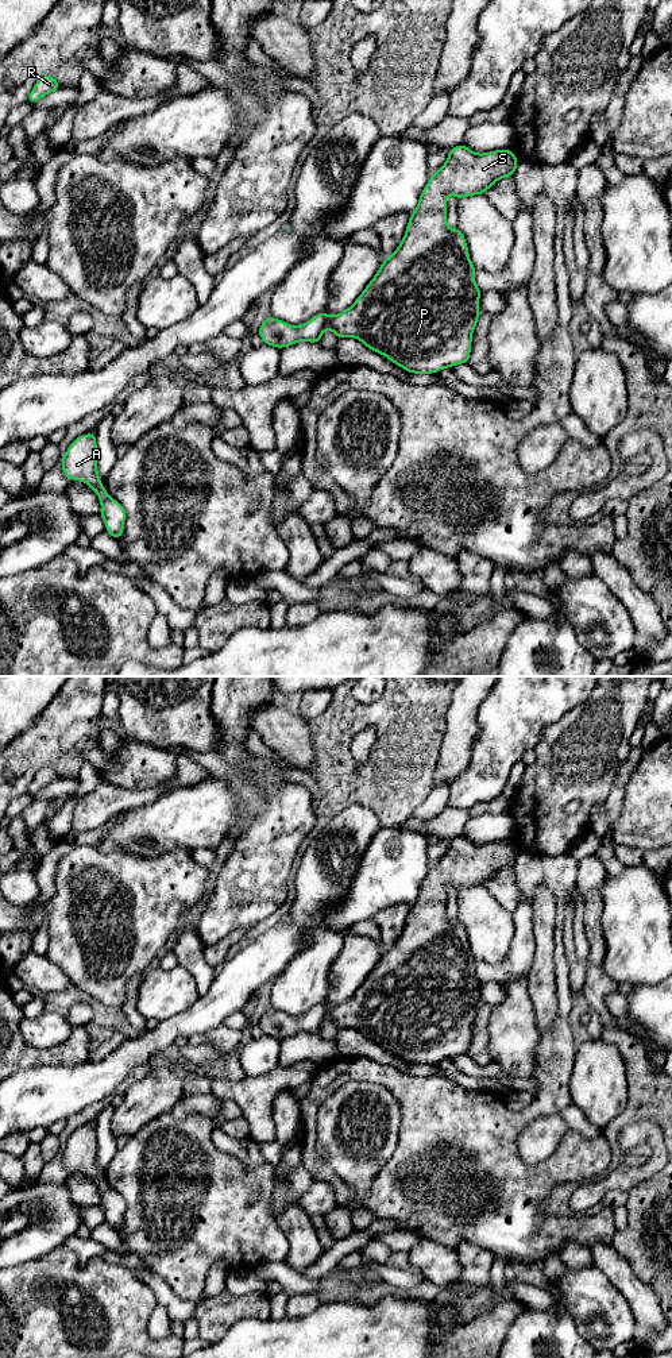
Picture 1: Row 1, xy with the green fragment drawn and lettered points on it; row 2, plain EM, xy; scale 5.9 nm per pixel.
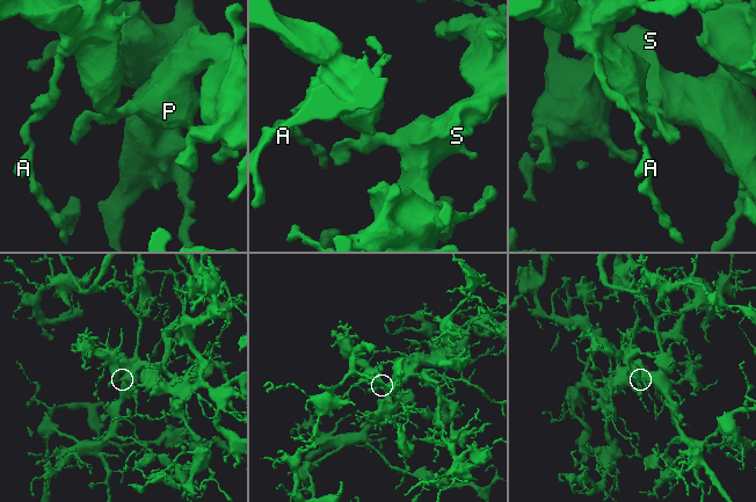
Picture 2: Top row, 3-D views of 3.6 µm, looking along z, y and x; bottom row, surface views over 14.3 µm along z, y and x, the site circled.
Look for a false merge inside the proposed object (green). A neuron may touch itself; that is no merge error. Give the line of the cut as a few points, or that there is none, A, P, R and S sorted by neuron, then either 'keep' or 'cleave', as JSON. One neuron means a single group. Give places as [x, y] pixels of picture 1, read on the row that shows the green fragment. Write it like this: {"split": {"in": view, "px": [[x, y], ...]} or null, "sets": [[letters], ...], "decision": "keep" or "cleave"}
{"split": null, "sets": [["A", "P", "R", "S"]], "decision": "keep"}

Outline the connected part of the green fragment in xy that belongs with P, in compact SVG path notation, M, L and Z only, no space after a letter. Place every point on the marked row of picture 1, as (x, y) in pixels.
M464 144L452 147L445 163L424 188L401 244L391 256L385 258L356 301L339 315L328 316L324 310L296 327L270 316L258 329L263 343L277 348L298 342L318 343L323 332L331 329L337 339L359 339L370 350L413 374L432 374L471 363L471 340L479 319L482 290L475 285L476 269L461 231L459 227L448 228L447 197L453 194L460 200L484 194L498 180L511 177L517 165L518 159L509 148L476 154Z

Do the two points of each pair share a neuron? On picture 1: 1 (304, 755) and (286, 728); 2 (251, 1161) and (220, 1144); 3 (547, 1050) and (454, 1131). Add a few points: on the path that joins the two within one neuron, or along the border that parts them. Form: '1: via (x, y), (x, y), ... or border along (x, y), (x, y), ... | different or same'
1: via (297, 748), (289, 735) | same
2: via (243, 1153), (238, 1148), (228, 1145) | same
3: via (547, 1084), (547, 1095), (525, 1117), (487, 1130) | same

